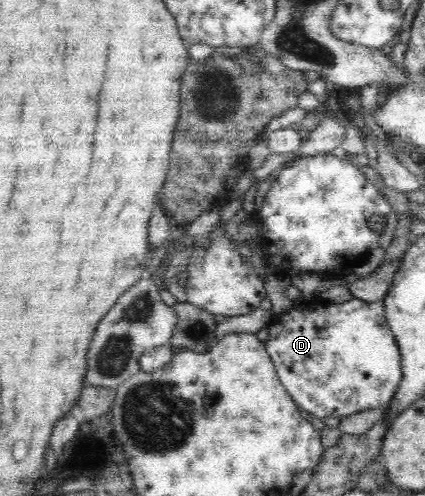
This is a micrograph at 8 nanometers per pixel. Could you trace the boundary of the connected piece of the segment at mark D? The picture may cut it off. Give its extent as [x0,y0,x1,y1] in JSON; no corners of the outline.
[265,297,402,419]

